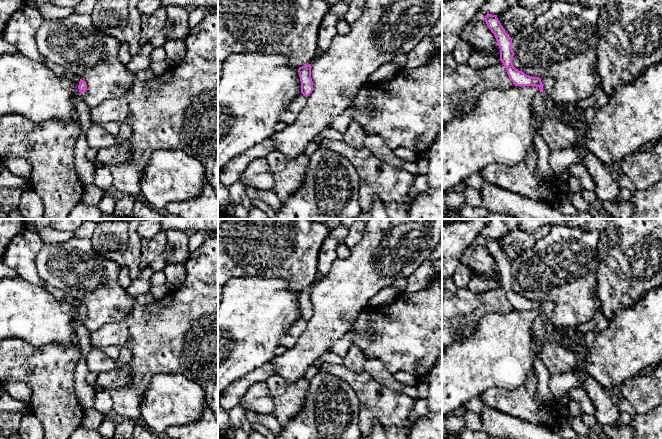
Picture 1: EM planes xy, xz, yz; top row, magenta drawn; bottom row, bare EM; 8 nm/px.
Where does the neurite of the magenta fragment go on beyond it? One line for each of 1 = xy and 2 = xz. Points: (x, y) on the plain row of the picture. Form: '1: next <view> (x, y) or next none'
1: next none
2: next none

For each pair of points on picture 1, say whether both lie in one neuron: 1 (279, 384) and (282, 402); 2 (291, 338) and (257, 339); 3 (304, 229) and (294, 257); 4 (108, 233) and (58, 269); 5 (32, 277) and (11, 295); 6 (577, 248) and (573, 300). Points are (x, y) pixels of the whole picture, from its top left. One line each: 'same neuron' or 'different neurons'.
1: same neuron
2: different neurons
3: same neuron
4: different neurons
5: different neurons
6: same neuron

